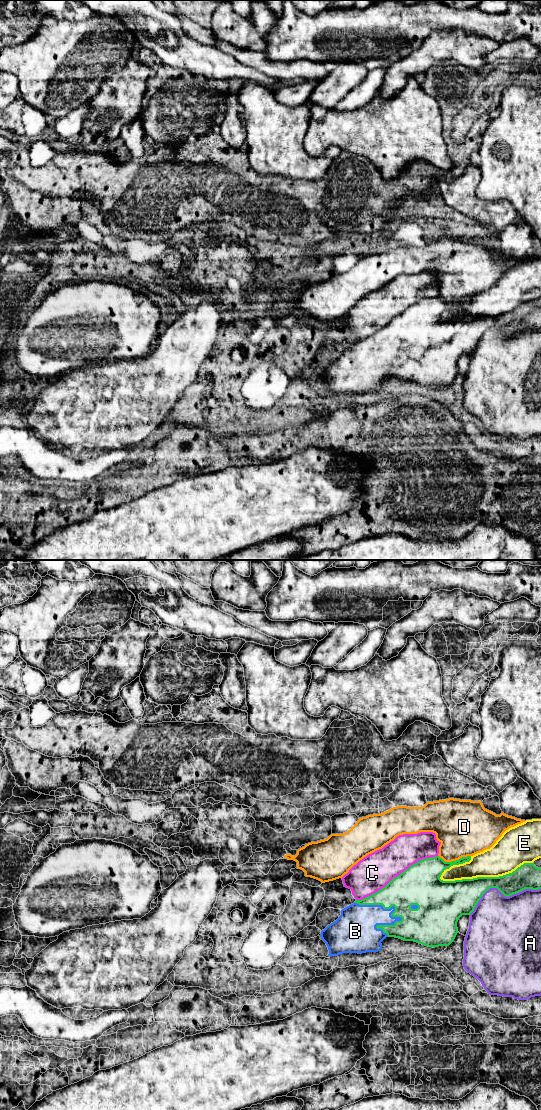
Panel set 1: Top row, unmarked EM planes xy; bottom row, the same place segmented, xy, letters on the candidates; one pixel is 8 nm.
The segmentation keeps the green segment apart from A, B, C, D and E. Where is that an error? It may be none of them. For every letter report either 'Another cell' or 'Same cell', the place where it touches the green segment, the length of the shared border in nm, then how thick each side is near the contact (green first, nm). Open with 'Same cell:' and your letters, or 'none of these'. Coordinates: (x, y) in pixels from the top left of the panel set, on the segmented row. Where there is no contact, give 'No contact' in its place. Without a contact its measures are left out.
Same cell: B
A: Another cell. Touches green at xy (501, 892). Shared border 600 nm. Thickness 200 nm (green) against 460 nm
B: Same cell. Touches green at xy (384, 908). Shared border 420 nm. Thickness 260 nm (green) against 300 nm
C: Another cell. Touches green at xy (397, 876). Shared border 750 nm. Thickness 320 nm (green) against 280 nm
D: Another cell. Touches green at xy (454, 861). Shared border 260 nm. Thickness 240 nm (green) against 400 nm
E: Another cell. Touches green at xy (485, 877). Shared border 750 nm. Thickness 280 nm (green) against 280 nm

